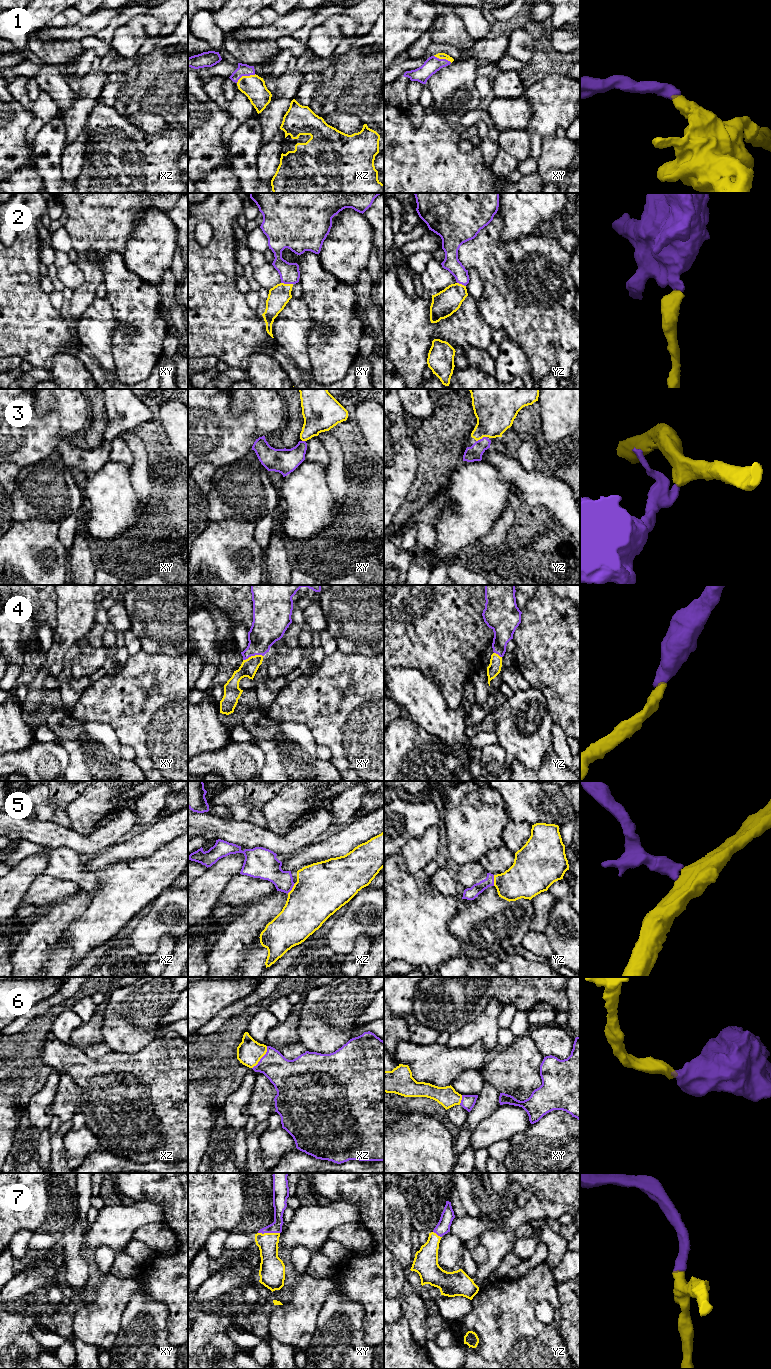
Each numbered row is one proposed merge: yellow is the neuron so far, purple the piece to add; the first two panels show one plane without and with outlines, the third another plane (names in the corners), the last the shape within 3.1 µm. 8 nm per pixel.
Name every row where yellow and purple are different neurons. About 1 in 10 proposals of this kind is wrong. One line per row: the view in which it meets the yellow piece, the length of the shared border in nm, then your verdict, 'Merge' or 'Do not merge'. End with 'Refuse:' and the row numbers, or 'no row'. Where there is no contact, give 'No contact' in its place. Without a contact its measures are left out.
1: Touches yellow in xz. Shared border 170 nm. Merge
2: Touches yellow in xy. Shared border 100 nm. Merge
3: Touches yellow in yz. Shared border 100 nm. Merge
4: Touches yellow in xy. Shared border 170 nm. Merge
5: Touches yellow in xz. Shared border 110 nm. Merge
6: Touches yellow in xz. Shared border 220 nm. Merge
7: Touches yellow in xy. Shared border 180 nm. Merge
Refuse: no row

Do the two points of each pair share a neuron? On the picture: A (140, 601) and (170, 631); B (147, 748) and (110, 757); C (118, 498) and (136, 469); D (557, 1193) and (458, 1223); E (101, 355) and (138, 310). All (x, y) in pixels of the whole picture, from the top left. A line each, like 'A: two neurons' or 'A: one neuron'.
A: one neuron
B: two neurons
C: two neurons
D: two neurons
E: two neurons

